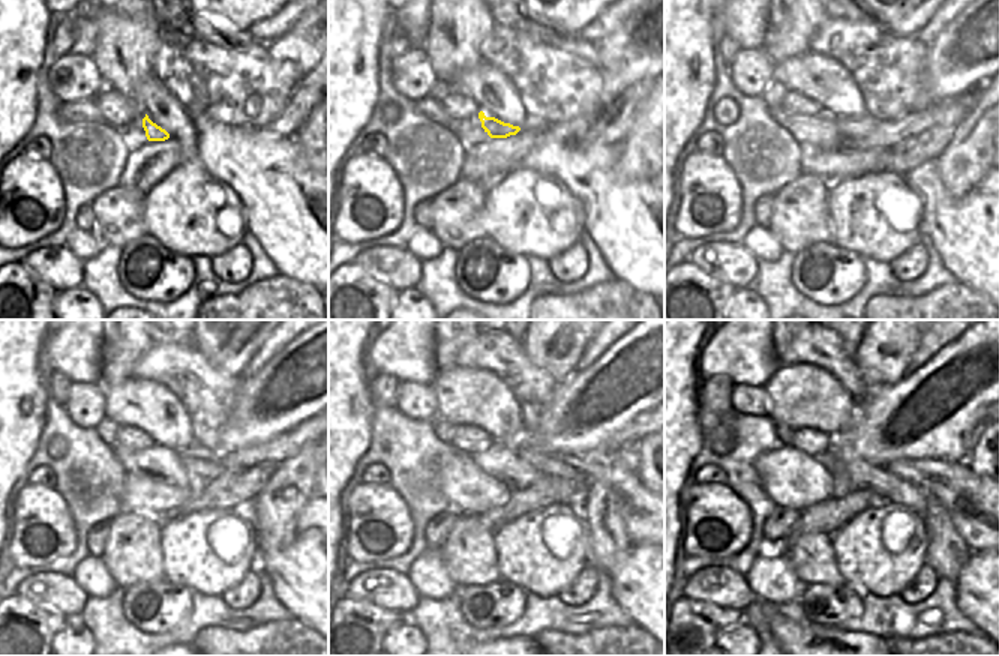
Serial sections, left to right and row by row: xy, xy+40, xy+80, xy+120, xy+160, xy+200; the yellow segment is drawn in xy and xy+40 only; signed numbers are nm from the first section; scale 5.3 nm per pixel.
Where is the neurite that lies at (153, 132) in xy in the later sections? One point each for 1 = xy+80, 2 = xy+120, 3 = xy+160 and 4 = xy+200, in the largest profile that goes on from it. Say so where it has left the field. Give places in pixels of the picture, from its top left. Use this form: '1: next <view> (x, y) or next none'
1: next xy+80 (848, 126)
2: next xy+120 (197, 460)
3: next xy+160 (633, 500)
4: next xy+200 (969, 499)

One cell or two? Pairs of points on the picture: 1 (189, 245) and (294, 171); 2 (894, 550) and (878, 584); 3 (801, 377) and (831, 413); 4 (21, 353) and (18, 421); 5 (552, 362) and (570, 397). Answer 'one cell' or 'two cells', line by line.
1: two cells
2: one cell
3: one cell
4: one cell
5: two cells

